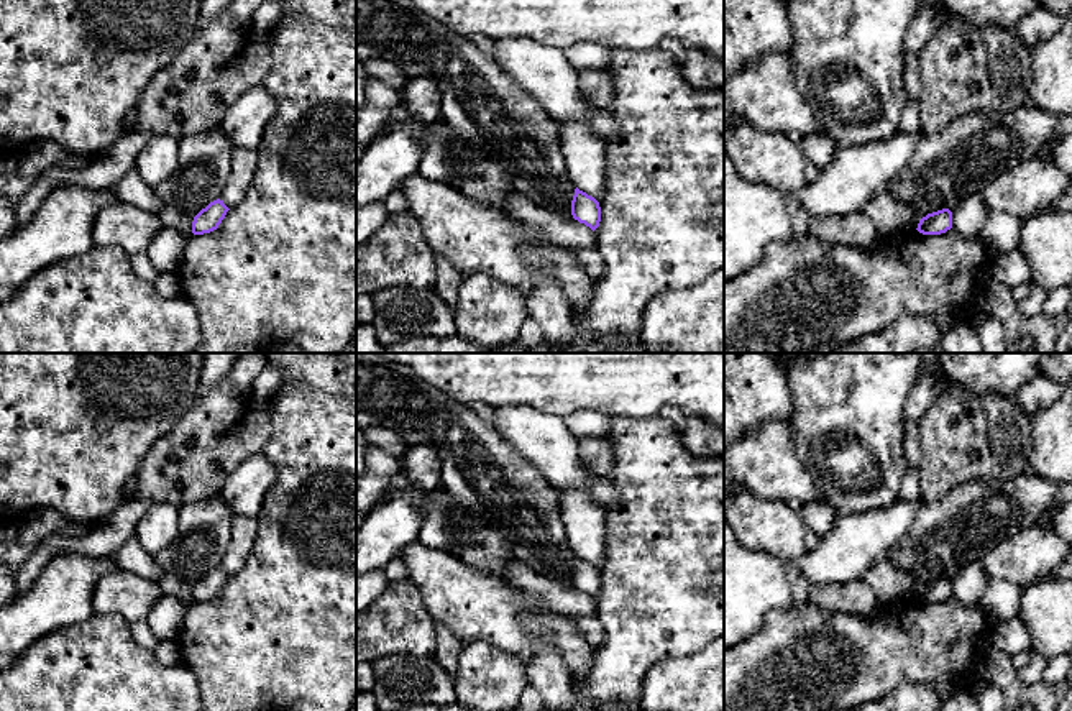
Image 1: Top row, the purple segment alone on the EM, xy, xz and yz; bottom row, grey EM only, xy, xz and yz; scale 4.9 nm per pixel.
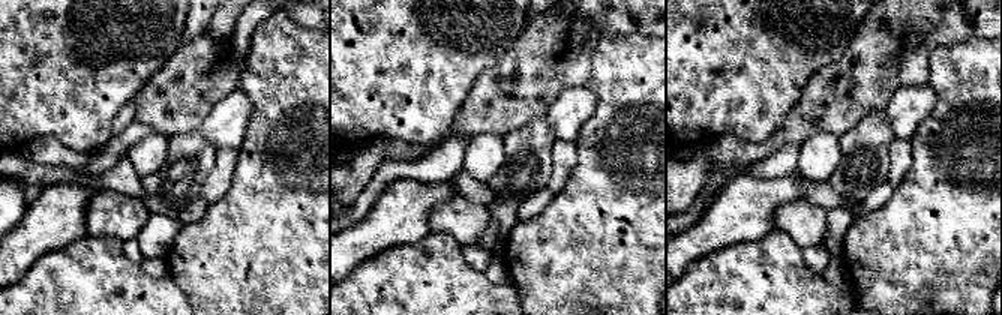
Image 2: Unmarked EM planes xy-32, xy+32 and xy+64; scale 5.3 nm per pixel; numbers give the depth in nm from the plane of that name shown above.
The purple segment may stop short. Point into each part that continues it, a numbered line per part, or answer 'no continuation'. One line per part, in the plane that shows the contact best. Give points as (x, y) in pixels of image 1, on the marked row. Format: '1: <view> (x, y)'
no continuation

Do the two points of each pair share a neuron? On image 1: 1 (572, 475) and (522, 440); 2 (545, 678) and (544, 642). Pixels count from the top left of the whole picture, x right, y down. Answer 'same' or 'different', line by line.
1: same
2: same

